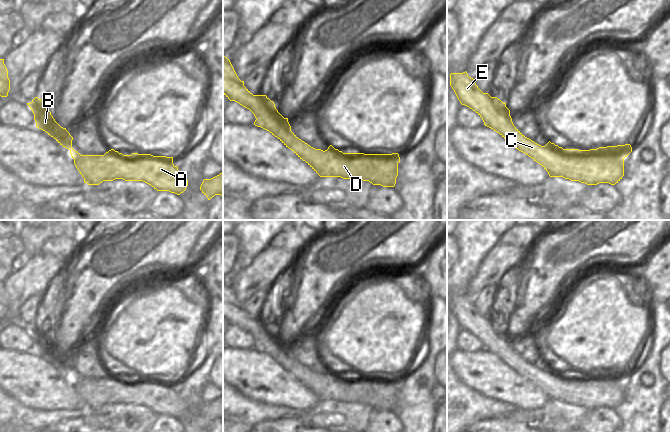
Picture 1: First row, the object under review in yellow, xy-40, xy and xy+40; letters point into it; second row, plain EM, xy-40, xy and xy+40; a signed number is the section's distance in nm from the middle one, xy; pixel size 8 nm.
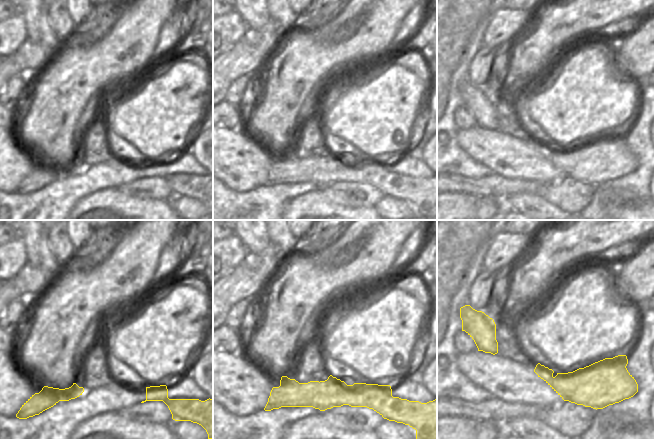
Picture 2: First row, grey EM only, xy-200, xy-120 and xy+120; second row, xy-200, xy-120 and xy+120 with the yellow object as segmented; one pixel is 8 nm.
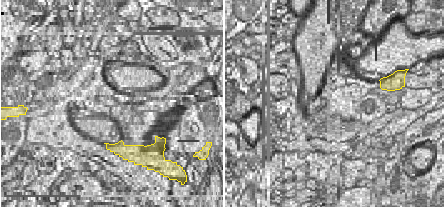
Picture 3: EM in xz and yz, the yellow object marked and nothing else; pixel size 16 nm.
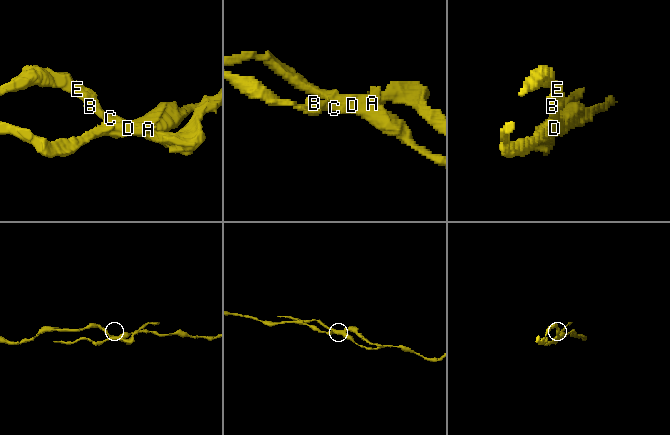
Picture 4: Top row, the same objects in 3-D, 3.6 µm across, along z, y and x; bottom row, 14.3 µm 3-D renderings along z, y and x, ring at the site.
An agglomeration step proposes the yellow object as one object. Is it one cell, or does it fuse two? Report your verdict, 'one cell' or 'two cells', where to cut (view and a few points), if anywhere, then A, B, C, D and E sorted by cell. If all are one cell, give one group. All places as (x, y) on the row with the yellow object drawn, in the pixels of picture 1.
two cells; cut xy (397, 162), (381, 159), (374, 172), (351, 178); groups A / B C D E

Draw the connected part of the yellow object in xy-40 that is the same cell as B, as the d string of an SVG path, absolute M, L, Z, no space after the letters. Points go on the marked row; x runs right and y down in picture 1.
M35 97L31 103L27 103L34 114L34 120L36 127L45 131L48 135L53 137L60 145L70 150L70 154L73 159L99 159L101 161L106 160L105 155L81 155L72 148L73 137L66 130L61 127L51 115L48 107L44 104L44 101Z

